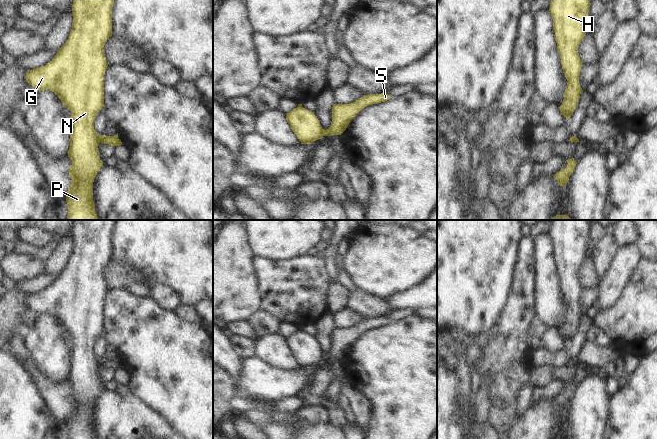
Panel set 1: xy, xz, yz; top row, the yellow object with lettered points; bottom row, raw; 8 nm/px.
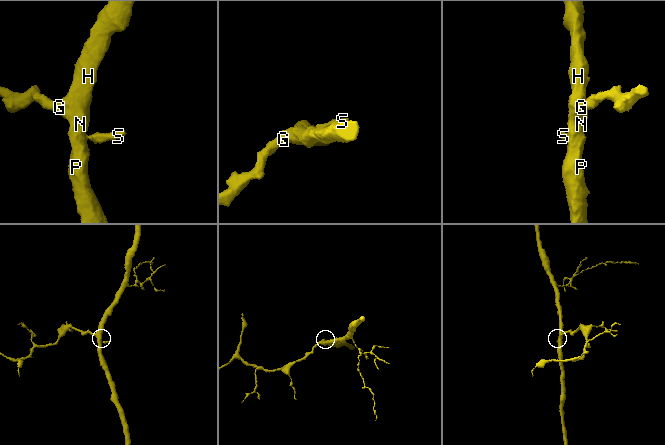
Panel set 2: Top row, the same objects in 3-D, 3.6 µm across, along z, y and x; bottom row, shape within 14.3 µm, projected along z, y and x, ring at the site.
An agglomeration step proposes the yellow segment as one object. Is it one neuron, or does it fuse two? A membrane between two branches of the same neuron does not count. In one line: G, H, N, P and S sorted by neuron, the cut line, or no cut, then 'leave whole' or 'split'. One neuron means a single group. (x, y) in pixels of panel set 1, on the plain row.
groups G H N P / S; cut xy (101, 359), (99, 365); split

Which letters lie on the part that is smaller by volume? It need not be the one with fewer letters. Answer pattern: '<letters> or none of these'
S

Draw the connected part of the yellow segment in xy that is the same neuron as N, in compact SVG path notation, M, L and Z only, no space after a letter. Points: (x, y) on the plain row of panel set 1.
M74 220L72 228L73 248L66 267L58 274L54 282L45 290L28 294L26 306L39 315L50 314L54 316L63 327L64 331L71 335L68 343L70 351L70 371L68 381L72 384L69 391L71 409L67 415L66 426L68 439L97 439L93 425L93 406L103 390L100 384L98 369L100 360L94 353L94 344L98 336L104 331L104 298L108 291L104 278L104 269L112 260L112 231L116 220Z

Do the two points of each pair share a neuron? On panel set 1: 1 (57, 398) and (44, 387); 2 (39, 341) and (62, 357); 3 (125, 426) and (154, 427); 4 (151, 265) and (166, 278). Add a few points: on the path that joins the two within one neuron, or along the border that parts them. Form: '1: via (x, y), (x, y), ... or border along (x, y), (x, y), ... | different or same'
1: via (54, 395), (47, 388) | same
2: via (45, 347), (56, 357) | same
3: via (132, 426), (144, 424), (147, 426) | same
4: via (155, 267), (162, 274) | same

